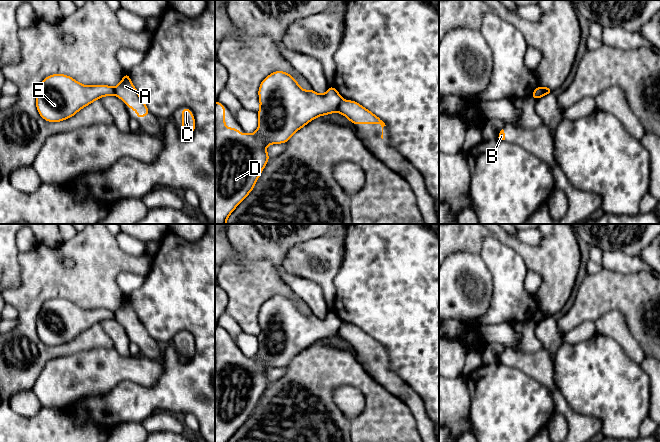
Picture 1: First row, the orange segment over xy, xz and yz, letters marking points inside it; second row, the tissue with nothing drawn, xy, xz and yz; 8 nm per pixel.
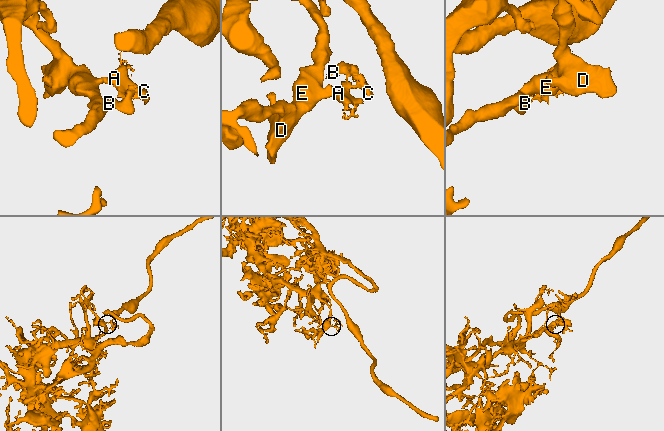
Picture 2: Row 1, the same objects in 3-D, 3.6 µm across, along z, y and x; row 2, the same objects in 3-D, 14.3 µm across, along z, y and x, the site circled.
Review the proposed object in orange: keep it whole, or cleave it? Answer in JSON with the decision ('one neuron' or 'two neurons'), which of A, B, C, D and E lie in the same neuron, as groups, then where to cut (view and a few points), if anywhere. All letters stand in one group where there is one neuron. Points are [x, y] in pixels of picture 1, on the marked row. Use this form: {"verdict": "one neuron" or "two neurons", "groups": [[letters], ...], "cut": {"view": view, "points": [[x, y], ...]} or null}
{"verdict": "two neurons", "groups": [["A", "B", "C"], ["D", "E"]], "cut": {"view": "xz", "points": [[342, 99], [336, 111]]}}

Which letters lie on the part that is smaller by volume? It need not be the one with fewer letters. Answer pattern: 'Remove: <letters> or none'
Remove: A, B, C

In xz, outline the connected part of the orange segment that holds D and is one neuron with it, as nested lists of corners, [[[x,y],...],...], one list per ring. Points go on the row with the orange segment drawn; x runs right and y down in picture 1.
[[[275,71],[268,75],[261,82],[258,95],[260,99],[259,125],[254,134],[244,133],[241,135],[238,128],[226,128],[225,106],[218,101],[215,102],[215,224],[226,224],[229,215],[253,190],[262,170],[270,159],[266,151],[268,144],[286,143],[296,131],[316,117],[337,112],[338,106],[343,100],[334,86],[328,87],[324,95],[314,92],[311,88],[304,91],[292,75],[284,71]]]

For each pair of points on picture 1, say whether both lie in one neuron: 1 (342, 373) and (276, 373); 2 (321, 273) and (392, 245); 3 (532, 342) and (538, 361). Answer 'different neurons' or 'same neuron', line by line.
1: different neurons
2: different neurons
3: different neurons

